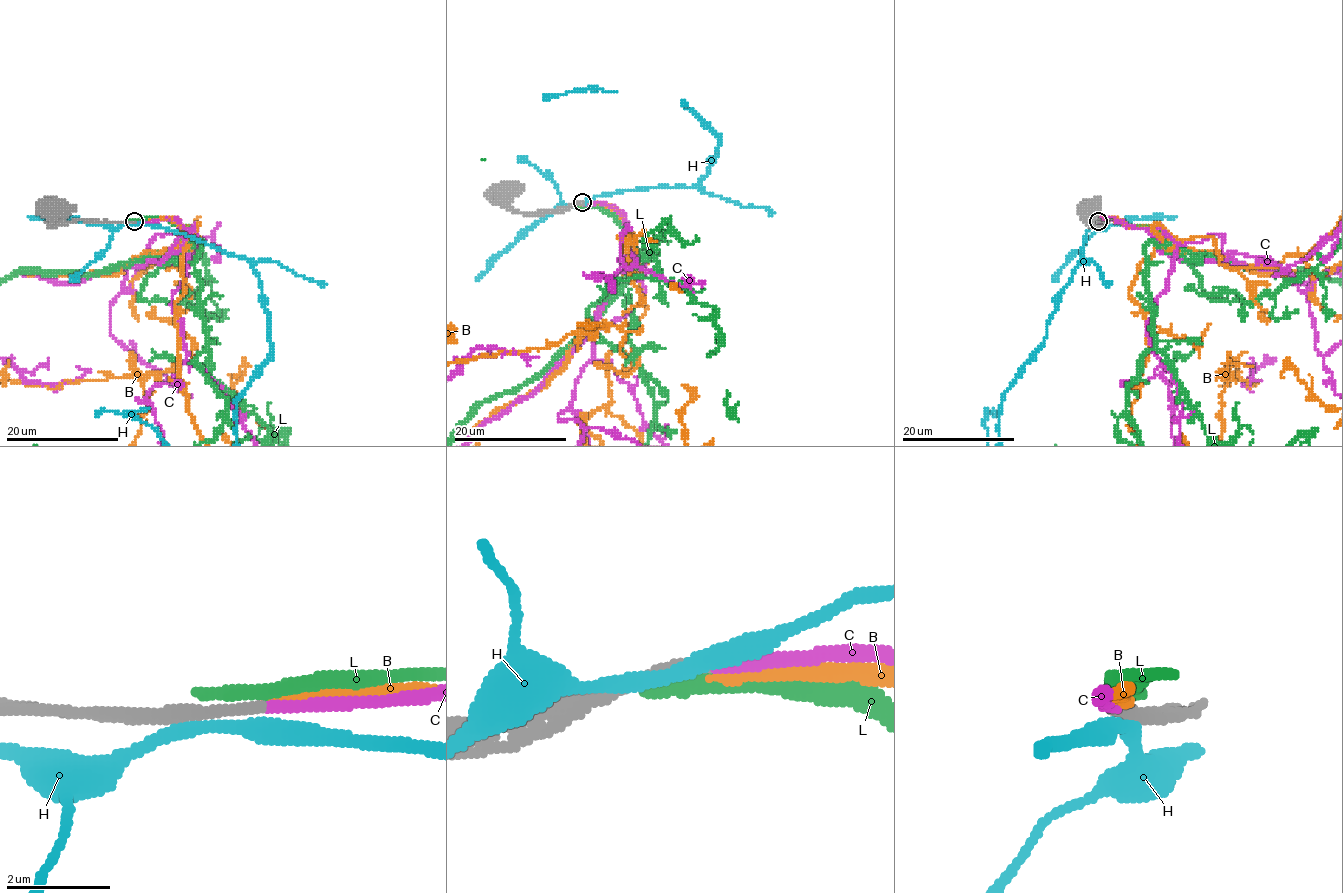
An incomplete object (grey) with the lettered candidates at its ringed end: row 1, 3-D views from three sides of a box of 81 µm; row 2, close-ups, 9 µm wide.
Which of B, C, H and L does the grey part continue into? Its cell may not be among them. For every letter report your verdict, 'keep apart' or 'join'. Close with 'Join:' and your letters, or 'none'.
B: keep apart
C: join
H: keep apart
L: keep apart
Join: C

